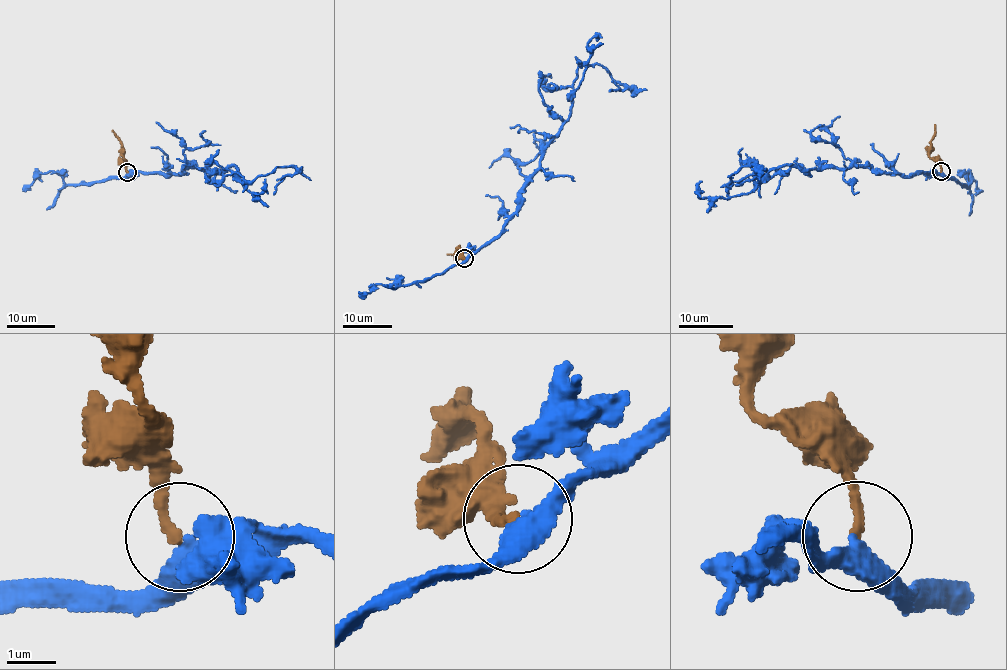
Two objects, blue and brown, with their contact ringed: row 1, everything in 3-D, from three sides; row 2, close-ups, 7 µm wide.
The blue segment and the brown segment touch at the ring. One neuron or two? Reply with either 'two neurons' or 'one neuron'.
one neuron

